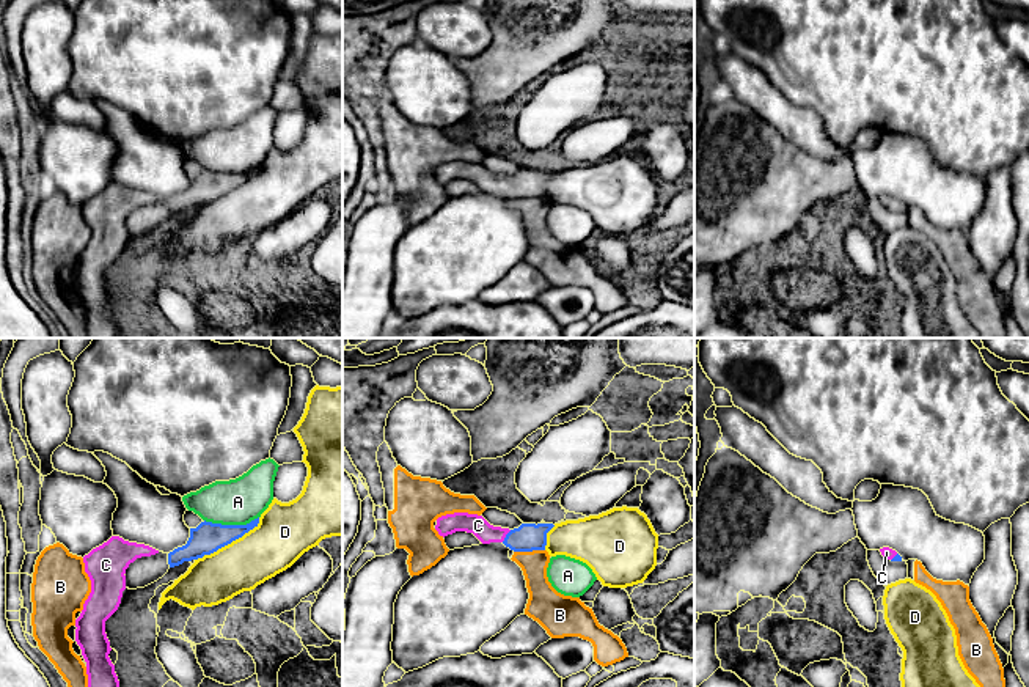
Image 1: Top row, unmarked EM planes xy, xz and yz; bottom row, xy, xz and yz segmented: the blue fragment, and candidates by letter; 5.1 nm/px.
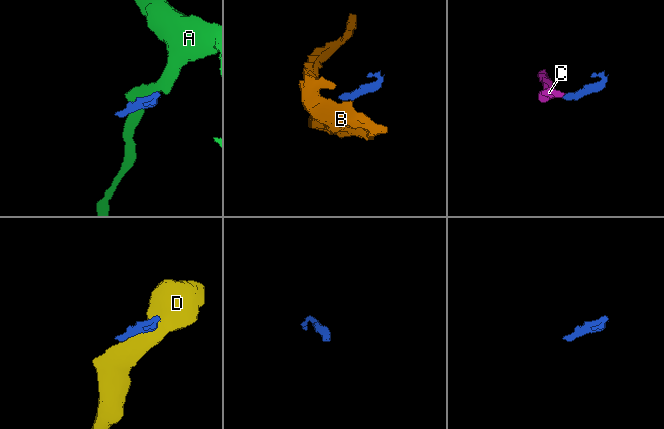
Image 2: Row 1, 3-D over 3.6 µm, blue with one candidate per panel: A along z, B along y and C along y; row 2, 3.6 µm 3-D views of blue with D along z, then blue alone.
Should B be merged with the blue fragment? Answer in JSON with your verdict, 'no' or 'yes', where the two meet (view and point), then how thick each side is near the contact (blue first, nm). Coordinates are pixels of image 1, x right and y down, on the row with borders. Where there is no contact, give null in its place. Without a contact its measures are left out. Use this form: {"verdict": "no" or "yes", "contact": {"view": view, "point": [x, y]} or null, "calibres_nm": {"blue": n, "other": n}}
{"verdict": "no", "contact": {"view": "xz", "point": [528, 551]}, "calibres_nm": {"blue": 140, "other": 140}}

